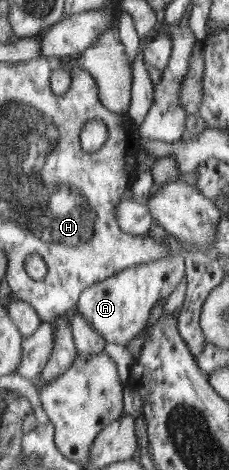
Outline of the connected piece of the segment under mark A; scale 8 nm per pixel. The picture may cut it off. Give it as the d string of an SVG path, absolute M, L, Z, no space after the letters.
M154 221L147 236L168 243L170 252L166 259L126 268L108 280L85 288L75 307L75 311L83 315L83 319L108 343L127 346L132 339L138 338L151 317L153 307L160 299L168 299L181 281L186 281L185 273L188 273L188 265L184 258L189 252L180 249L180 243L185 241L175 239Z

